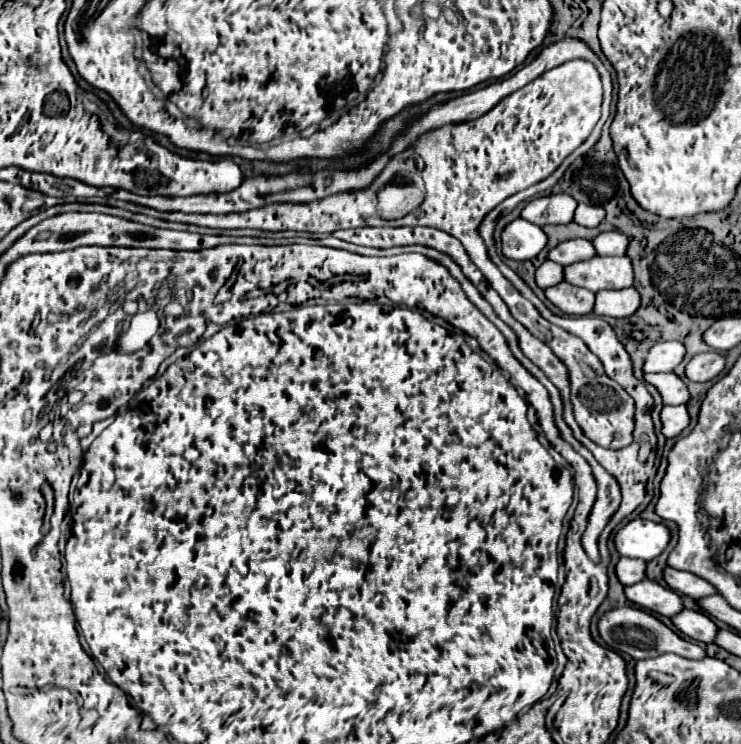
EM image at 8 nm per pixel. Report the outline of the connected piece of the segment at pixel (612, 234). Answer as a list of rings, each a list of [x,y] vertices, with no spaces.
[[[607,231],[599,233],[591,243],[599,255],[625,255],[629,241],[619,231]]]

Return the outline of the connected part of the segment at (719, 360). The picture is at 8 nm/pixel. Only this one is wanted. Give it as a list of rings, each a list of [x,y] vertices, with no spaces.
[[[717,353],[717,355],[695,355],[687,367],[685,367],[685,377],[689,381],[711,381],[715,379],[725,367],[725,359]]]

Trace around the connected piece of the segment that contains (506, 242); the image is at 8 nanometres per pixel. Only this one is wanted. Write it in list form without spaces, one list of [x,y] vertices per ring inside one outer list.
[[[521,217],[509,223],[501,233],[501,251],[507,259],[513,261],[533,259],[545,247],[545,243],[547,235],[543,229]]]

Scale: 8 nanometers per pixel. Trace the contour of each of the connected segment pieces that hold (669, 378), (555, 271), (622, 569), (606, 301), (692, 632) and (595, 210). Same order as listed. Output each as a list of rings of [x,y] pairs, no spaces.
[[[651,373],[645,375],[643,379],[645,383],[653,385],[659,391],[663,405],[683,405],[689,399],[689,391],[685,383],[675,373]]]
[[[543,261],[537,271],[535,271],[535,281],[541,289],[545,287],[551,287],[551,285],[557,285],[563,281],[563,267],[559,263],[553,263],[553,261]]]
[[[621,557],[615,565],[615,575],[621,581],[621,585],[639,583],[641,579],[645,579],[645,561]]]
[[[633,287],[619,291],[599,291],[595,297],[593,313],[601,317],[629,317],[639,309],[641,303],[639,293]]]
[[[681,611],[679,615],[671,617],[671,623],[689,639],[711,643],[715,639],[717,627],[715,623],[701,611]]]
[[[579,203],[577,211],[575,211],[575,221],[583,227],[597,227],[605,217],[605,209],[603,207],[595,207],[595,205],[585,205]]]

